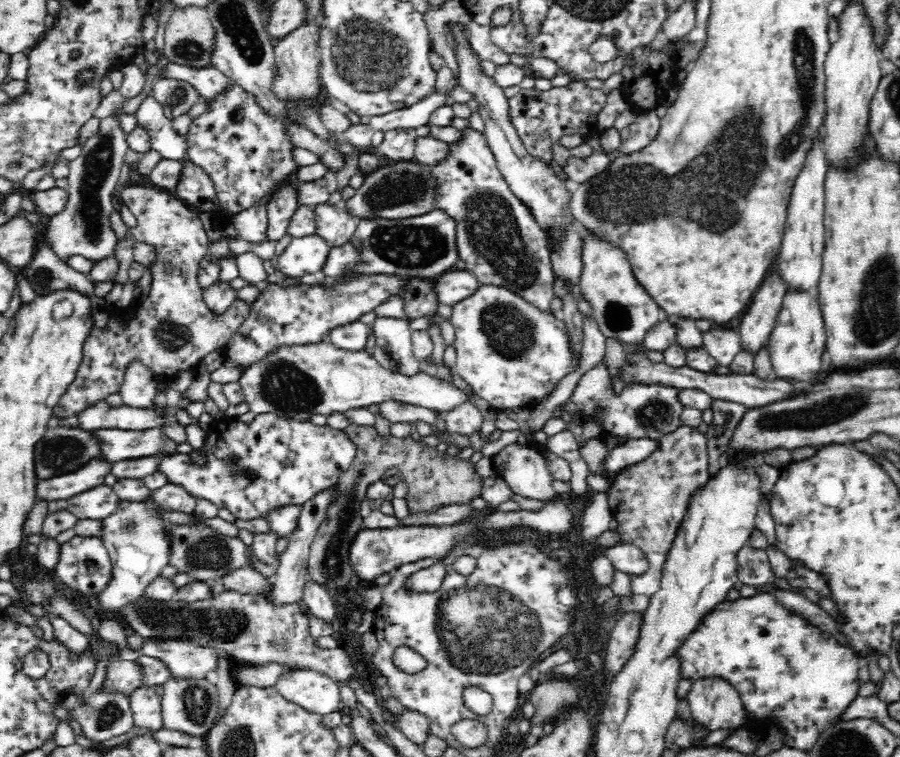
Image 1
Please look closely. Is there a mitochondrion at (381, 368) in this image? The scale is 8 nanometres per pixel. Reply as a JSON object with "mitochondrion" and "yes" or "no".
{"mitochondrion":"no"}

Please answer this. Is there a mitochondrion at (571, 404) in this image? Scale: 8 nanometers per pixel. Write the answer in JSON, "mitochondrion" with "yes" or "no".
{"mitochondrion":"no"}

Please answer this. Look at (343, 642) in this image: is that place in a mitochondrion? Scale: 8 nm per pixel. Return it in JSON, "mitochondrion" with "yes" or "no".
{"mitochondrion":"no"}

